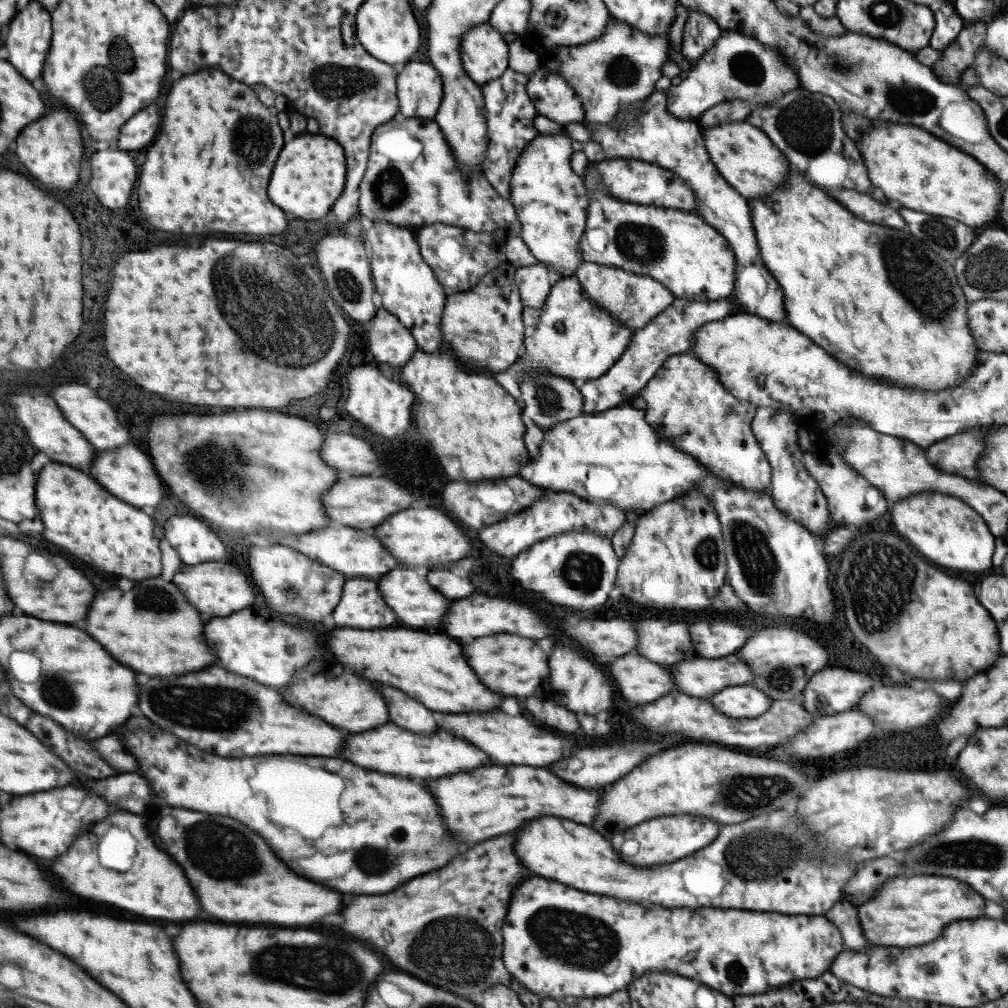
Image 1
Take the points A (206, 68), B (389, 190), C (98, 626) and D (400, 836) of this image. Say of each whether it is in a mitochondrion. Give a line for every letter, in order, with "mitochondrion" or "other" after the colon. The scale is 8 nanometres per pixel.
A: other
B: mitochondrion
C: other
D: mitochondrion

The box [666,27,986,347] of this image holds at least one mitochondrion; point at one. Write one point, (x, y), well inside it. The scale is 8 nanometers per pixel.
(920, 278)

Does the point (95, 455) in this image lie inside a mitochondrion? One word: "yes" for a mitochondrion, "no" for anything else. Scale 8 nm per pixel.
no

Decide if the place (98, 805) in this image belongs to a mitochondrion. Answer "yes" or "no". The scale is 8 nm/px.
yes

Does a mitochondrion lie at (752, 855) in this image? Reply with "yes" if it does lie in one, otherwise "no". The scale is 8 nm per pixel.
yes

